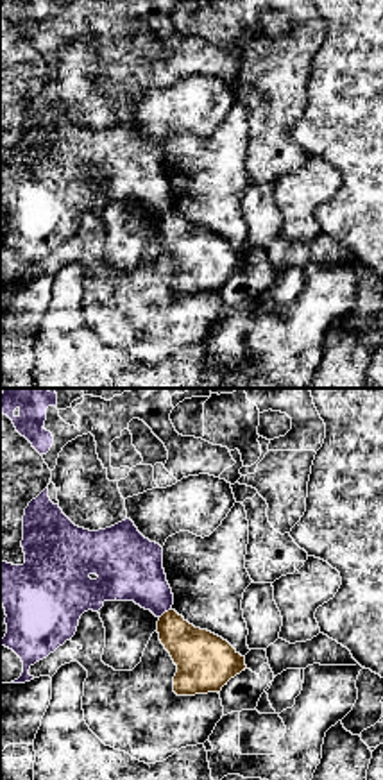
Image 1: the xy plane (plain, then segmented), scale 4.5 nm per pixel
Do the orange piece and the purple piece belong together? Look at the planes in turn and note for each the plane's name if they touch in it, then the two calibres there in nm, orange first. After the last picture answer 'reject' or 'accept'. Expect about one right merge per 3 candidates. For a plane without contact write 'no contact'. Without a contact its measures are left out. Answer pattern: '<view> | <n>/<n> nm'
xy | 220/280 nm

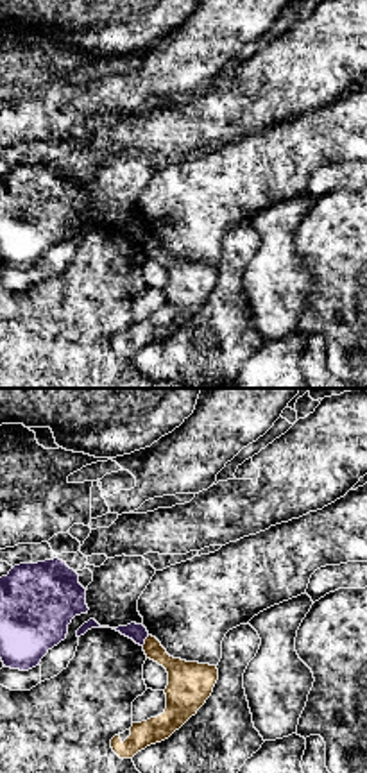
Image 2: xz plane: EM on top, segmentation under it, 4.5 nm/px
xz | 160/80 nm

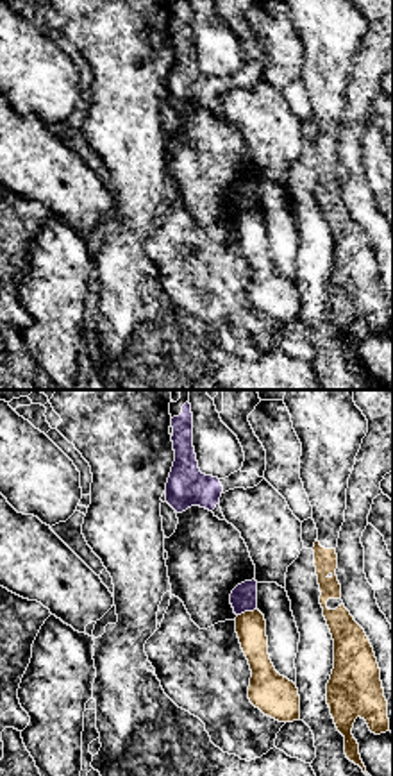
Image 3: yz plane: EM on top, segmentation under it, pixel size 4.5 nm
yz | 140/120 nm

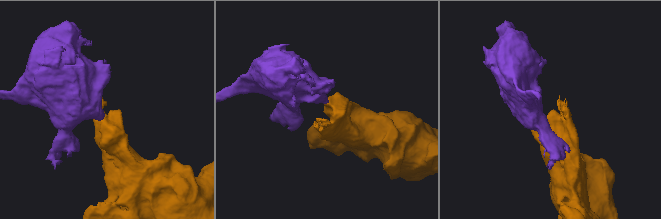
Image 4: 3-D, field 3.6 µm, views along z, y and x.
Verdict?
reject

